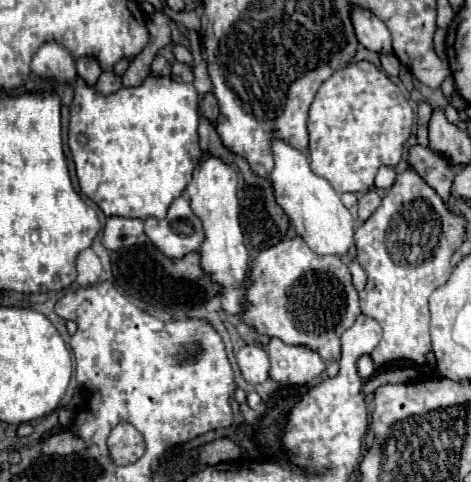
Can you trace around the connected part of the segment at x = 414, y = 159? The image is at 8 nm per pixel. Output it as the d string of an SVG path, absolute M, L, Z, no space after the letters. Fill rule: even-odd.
M414 145L408 151L408 165L446 201L450 197L450 185L454 181L454 167L442 155L428 147Z

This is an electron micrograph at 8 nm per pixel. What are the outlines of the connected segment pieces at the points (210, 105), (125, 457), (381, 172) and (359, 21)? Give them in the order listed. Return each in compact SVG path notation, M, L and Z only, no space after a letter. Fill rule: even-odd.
M208 93L208 95L204 97L204 101L202 101L202 115L204 115L212 125L216 125L218 115L220 115L220 109L218 109L218 101L216 101L216 97L214 97L212 93Z
M128 423L118 425L108 437L108 451L116 465L134 463L144 455L144 437L140 437L140 433Z
M382 165L382 167L378 169L378 175L376 175L376 187L378 187L378 189L390 189L392 183L394 183L394 179L396 179L394 167Z
M352 7L350 19L354 25L356 39L370 51L376 53L390 53L390 31L388 27L370 11L364 7Z

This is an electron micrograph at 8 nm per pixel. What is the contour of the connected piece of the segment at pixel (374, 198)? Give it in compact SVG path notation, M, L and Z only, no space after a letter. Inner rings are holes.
M374 189L366 191L366 193L360 197L360 201L358 201L358 219L360 219L360 223L364 223L364 221L378 209L380 201L382 201L382 199L380 199L378 191L374 191Z

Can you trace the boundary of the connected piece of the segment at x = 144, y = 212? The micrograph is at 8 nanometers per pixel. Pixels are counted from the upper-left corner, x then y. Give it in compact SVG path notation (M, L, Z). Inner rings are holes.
M148 77L140 87L122 87L120 91L104 97L94 87L76 79L74 101L70 107L70 153L78 183L106 217L156 217L164 219L170 203L182 195L192 181L192 173L204 151L198 145L198 91L194 85L178 83L170 77Z

